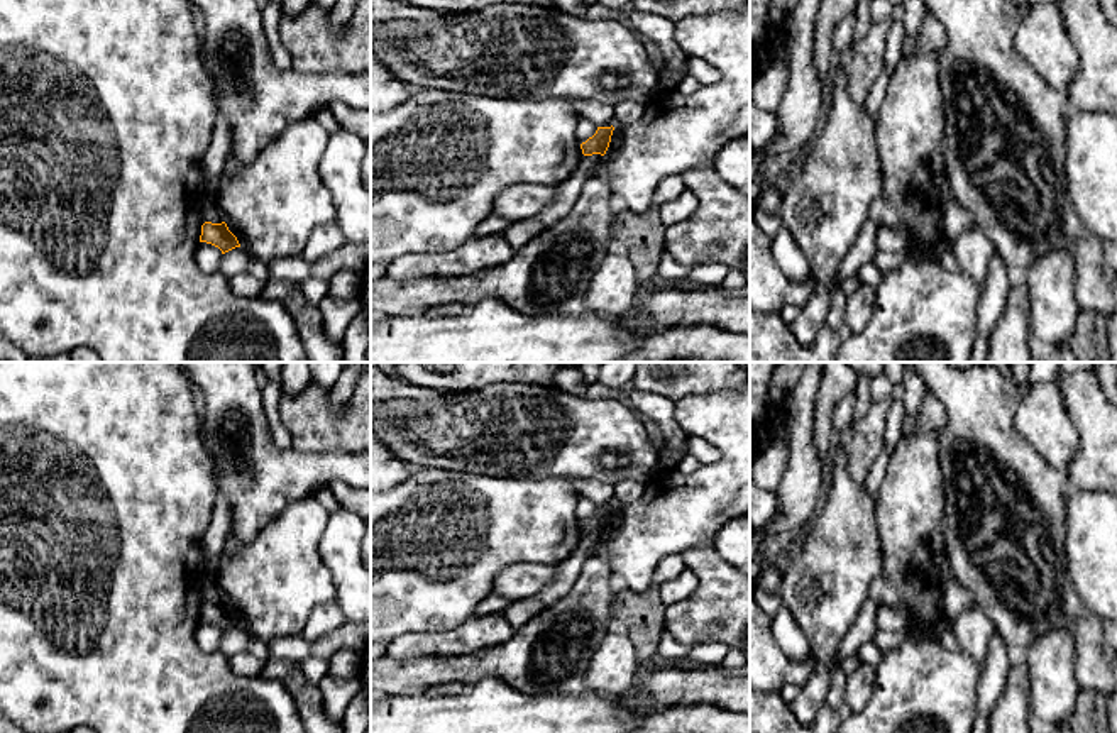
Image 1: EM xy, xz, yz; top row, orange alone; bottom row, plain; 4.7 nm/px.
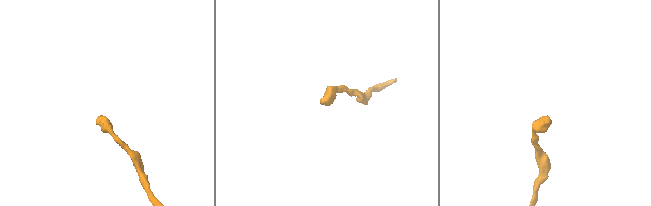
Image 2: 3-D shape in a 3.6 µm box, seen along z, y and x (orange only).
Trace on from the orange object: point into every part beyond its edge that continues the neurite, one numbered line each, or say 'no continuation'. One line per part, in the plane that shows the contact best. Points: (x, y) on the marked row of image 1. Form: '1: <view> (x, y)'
no continuation

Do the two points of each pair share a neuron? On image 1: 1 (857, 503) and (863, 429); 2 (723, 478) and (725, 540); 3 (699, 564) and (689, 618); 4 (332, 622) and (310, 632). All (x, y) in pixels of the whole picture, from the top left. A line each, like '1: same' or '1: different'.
1: different
2: different
3: same
4: same

